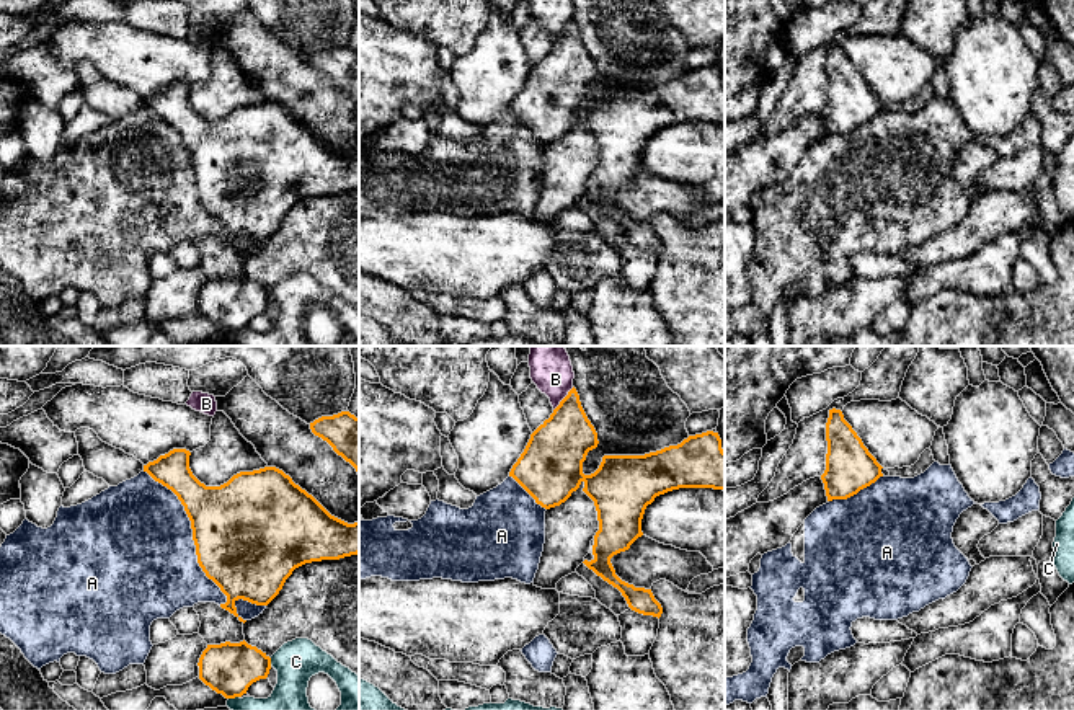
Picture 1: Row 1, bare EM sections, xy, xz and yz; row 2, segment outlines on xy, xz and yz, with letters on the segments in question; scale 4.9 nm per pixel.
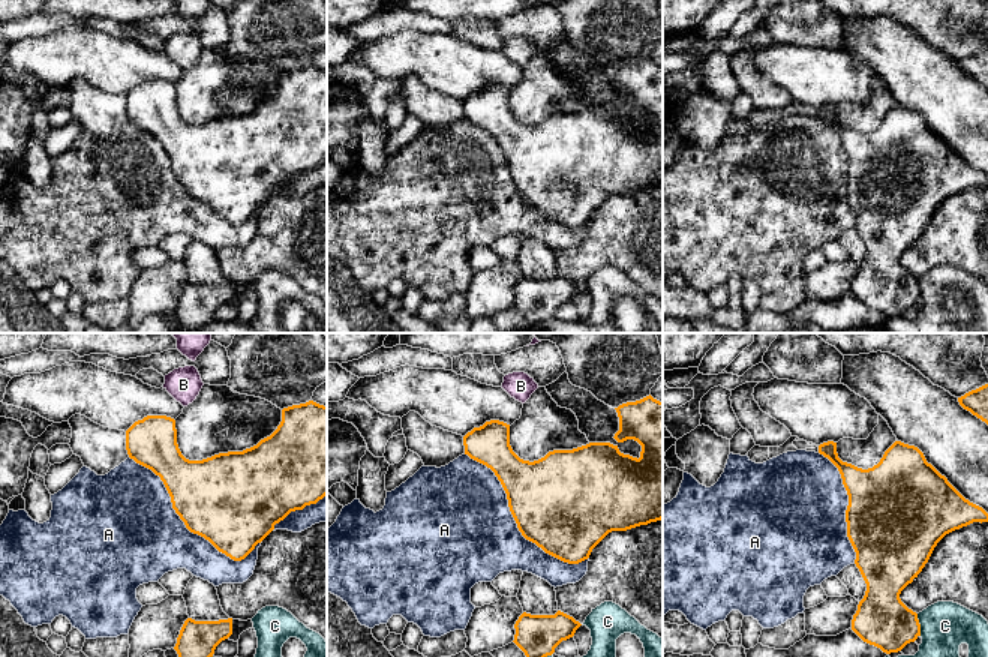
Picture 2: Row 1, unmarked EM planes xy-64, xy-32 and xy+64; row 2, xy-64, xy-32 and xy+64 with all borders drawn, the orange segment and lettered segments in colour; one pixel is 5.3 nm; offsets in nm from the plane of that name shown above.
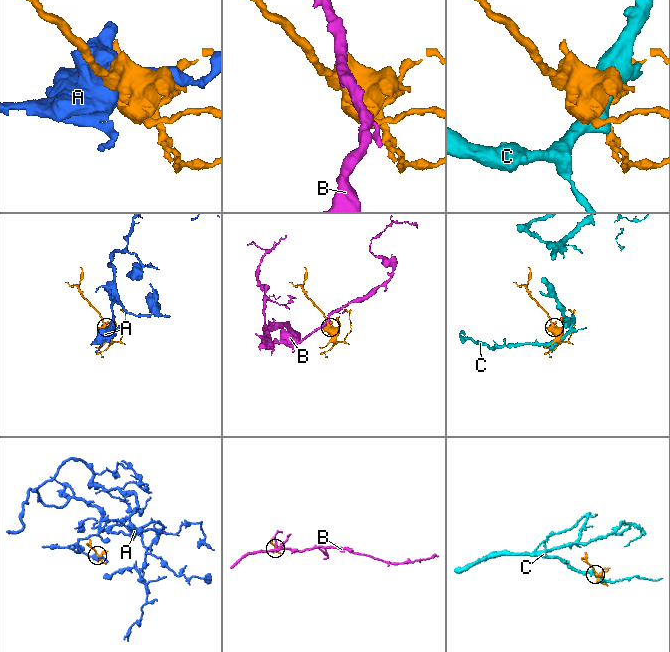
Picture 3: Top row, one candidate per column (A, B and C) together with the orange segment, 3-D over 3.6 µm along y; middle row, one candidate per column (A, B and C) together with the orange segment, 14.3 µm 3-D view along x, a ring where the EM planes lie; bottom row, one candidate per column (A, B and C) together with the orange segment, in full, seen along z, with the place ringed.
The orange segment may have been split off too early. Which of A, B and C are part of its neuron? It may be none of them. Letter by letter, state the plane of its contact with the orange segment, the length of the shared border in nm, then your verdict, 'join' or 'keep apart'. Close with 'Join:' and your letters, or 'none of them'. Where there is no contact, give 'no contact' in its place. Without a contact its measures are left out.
A: xy | 750 nm | keep apart
B: xz | 160 nm | keep apart
C: xy | 40 nm | keep apart
Join: none of them

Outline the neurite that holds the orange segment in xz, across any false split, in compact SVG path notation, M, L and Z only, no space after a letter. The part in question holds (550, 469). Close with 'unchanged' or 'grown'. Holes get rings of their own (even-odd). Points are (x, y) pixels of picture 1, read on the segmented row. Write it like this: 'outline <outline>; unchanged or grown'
outline M573 387L530 434L509 477L545 509L565 503L583 483L599 521L594 558L583 563L617 588L632 610L659 619L663 607L651 589L622 581L610 558L643 535L641 519L656 496L679 488L725 491L721 439L718 433L707 431L645 455L604 455L599 468L584 475L583 462L597 444L597 433Z; unchanged

